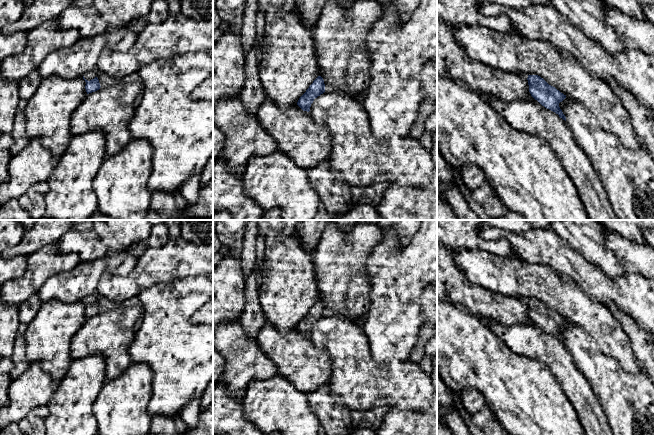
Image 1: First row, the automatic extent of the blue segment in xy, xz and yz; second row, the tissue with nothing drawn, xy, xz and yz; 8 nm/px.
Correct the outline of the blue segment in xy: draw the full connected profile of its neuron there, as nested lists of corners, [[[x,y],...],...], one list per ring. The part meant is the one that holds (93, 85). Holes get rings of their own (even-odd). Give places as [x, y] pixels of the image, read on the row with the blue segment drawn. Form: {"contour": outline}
{"contour": [[[96,67],[95,69],[87,72],[83,76],[83,79],[86,82],[85,89],[86,89],[87,94],[95,92],[100,89],[101,86],[97,78],[97,74],[99,73],[99,71],[100,70]]]}

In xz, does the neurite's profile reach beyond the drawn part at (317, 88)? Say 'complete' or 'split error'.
complete

